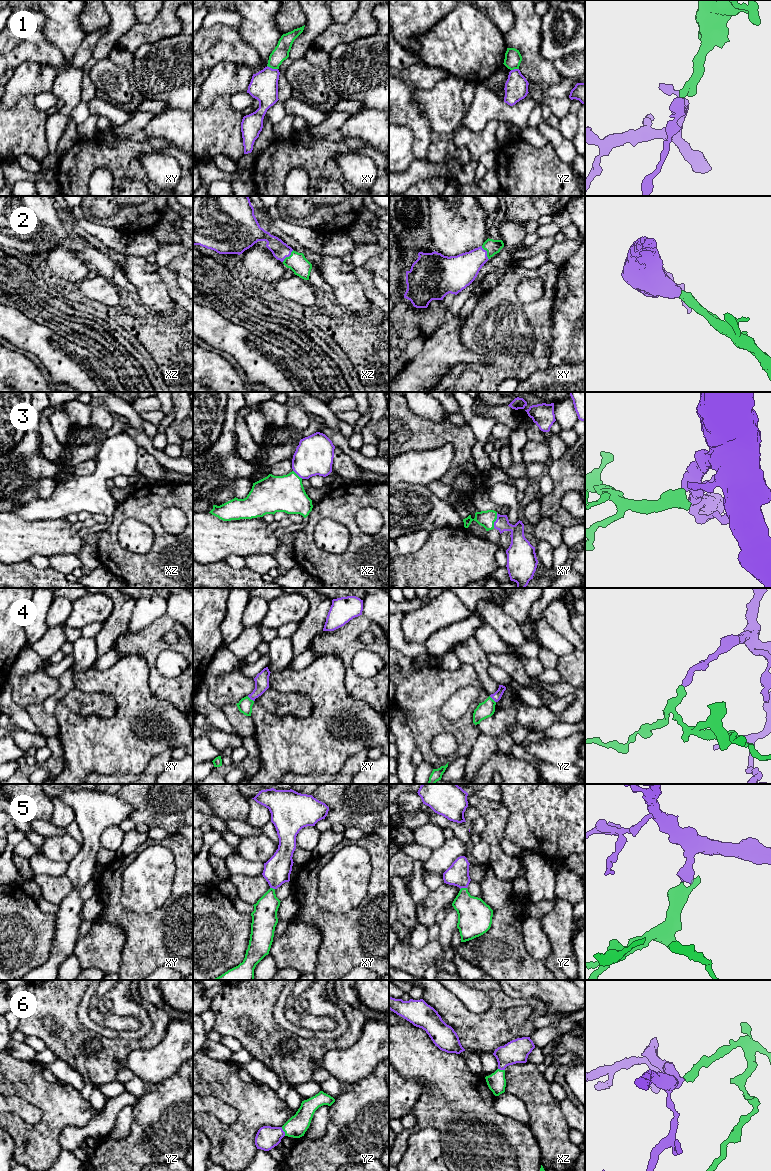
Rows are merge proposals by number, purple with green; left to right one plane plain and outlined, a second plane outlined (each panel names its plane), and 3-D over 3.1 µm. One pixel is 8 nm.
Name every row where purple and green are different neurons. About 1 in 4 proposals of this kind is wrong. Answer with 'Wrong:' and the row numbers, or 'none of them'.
Wrong: 1

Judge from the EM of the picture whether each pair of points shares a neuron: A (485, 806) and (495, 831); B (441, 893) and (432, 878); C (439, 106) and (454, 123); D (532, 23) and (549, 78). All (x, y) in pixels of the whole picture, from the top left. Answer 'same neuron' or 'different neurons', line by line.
A: same neuron
B: different neurons
C: same neuron
D: same neuron

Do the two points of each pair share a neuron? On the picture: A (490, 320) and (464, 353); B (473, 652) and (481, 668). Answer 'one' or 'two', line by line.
A: two
B: one

